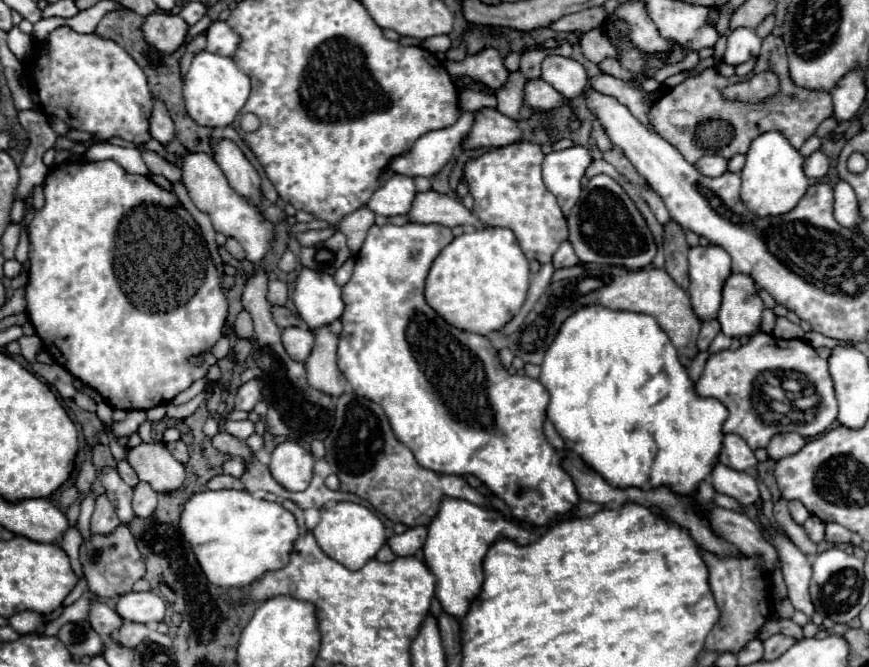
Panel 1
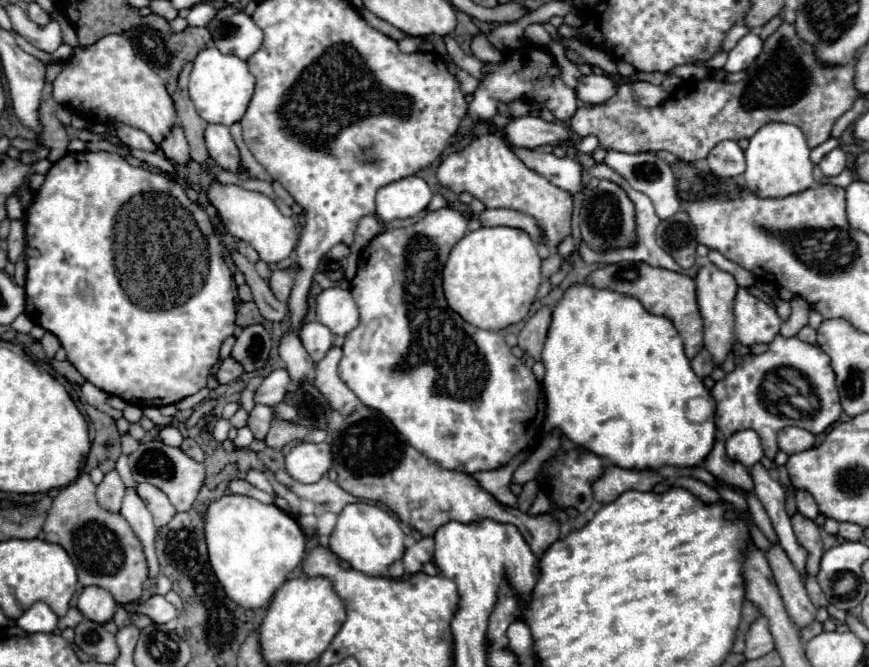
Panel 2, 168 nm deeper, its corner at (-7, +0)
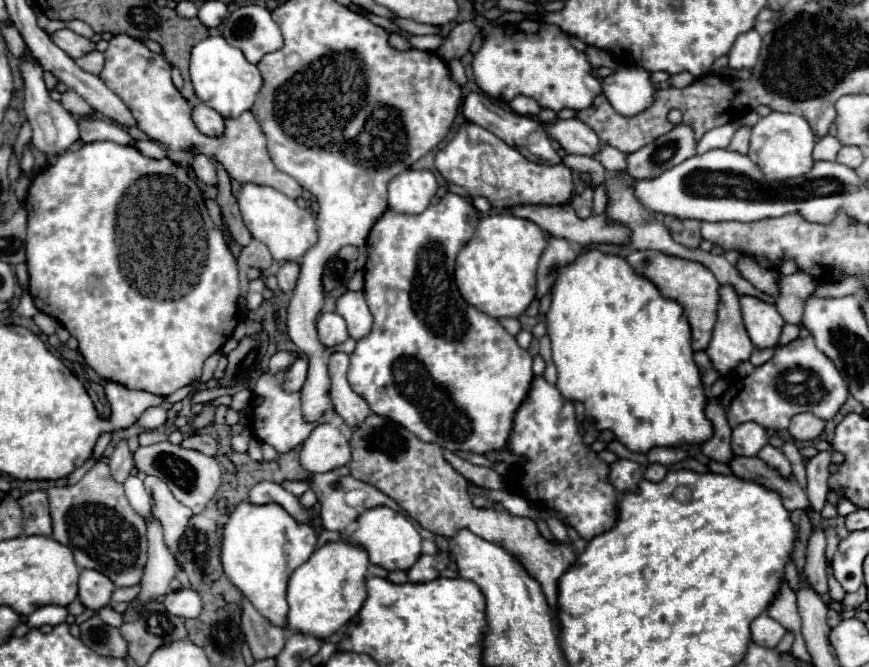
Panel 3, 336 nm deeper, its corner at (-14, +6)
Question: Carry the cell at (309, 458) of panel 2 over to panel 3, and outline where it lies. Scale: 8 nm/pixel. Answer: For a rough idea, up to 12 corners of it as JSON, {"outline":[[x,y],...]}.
{"outline":[[317,424],[301,448],[311,474],[351,460],[349,442],[331,424]]}

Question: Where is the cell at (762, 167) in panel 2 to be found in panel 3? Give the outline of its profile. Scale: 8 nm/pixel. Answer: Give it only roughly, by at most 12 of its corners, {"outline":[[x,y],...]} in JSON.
{"outline":[[771,112],[753,126],[749,156],[769,180],[811,168],[805,118]]}

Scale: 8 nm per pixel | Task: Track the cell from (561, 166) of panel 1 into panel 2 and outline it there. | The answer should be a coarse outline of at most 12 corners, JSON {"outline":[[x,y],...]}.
{"outline":[[512,148],[554,186],[582,192],[582,164],[528,148]]}

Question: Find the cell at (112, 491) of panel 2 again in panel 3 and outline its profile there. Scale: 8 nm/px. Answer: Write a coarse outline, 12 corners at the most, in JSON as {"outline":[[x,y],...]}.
{"outline":[[119,440],[109,458],[111,476],[125,482],[133,468],[127,440]]}

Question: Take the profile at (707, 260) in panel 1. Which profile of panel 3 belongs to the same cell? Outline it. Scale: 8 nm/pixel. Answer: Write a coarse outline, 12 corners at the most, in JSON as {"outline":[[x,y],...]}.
{"outline":[[721,286],[719,316],[705,352],[727,376],[749,360],[739,294]]}

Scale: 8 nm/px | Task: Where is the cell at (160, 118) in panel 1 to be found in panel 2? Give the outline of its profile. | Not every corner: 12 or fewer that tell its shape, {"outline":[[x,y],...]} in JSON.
{"outline":[[176,124],[160,144],[166,158],[190,160],[184,128]]}

